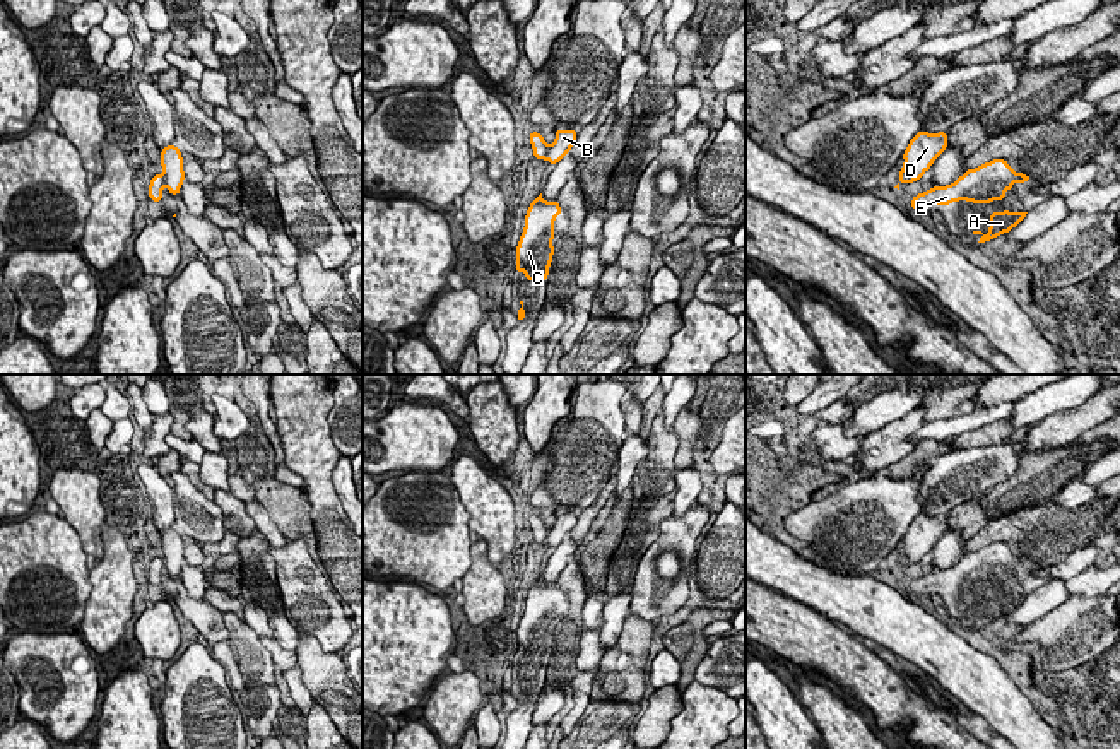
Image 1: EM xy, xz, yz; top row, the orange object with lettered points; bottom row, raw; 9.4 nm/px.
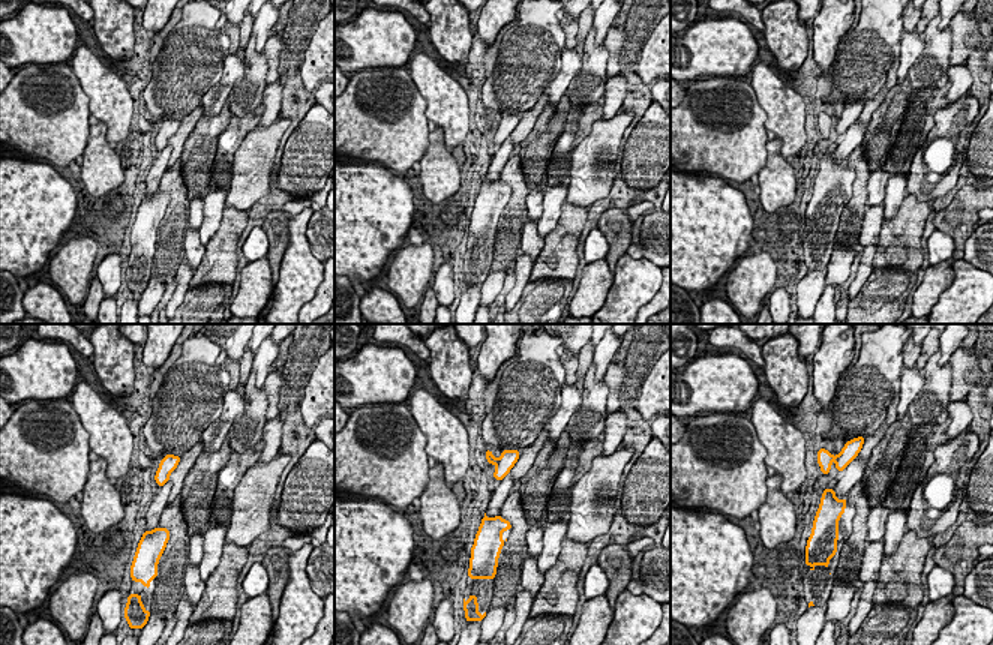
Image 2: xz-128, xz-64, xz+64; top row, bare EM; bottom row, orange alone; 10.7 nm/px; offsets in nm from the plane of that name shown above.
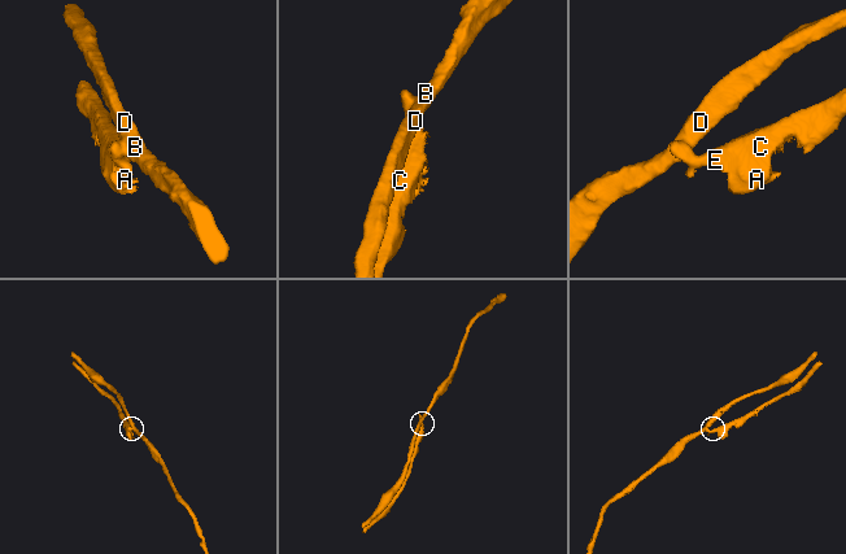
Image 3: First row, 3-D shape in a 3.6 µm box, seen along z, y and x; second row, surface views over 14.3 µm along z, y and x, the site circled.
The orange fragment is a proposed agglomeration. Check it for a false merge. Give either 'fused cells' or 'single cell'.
fused cells

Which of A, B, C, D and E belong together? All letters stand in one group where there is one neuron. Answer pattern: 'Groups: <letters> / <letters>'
Groups: A C E / B D

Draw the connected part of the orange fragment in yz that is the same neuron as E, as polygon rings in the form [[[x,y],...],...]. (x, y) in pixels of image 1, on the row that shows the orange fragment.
[[[993,159],[975,169],[964,171],[954,183],[934,186],[928,192],[911,198],[911,209],[918,214],[920,205],[951,205],[966,200],[973,203],[992,203],[1005,200],[1005,192],[1012,190],[1012,183],[1031,181],[1031,176],[1014,173],[1005,159]]]

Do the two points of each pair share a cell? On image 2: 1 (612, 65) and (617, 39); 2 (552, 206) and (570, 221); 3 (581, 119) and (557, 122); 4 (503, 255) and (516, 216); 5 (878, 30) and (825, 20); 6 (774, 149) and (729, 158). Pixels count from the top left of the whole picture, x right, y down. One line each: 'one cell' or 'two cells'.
1: one cell
2: two cells
3: two cells
4: one cell
5: two cells
6: two cells

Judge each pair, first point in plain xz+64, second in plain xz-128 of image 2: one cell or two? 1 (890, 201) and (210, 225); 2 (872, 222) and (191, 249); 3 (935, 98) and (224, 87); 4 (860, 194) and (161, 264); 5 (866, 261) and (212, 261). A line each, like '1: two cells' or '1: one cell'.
1: one cell
2: one cell
3: two cells
4: one cell
5: two cells

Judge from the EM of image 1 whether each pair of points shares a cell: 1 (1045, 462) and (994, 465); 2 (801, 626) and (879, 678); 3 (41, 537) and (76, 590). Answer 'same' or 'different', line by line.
1: different
2: same
3: same

